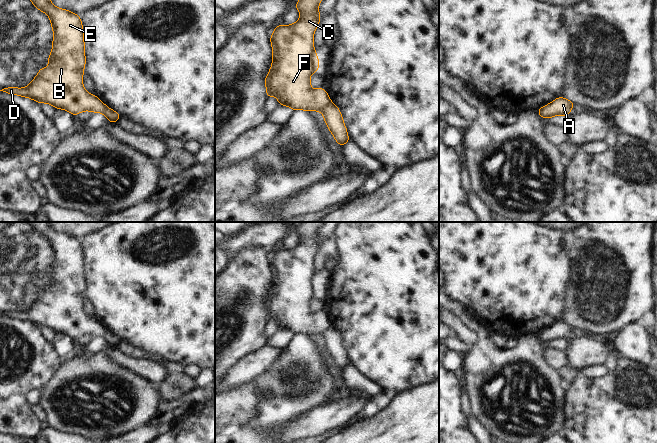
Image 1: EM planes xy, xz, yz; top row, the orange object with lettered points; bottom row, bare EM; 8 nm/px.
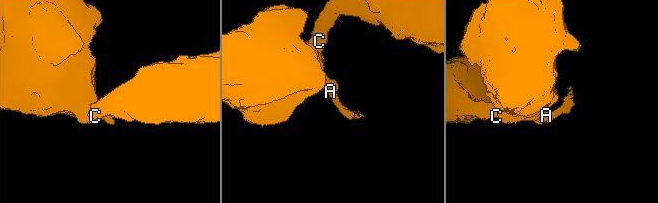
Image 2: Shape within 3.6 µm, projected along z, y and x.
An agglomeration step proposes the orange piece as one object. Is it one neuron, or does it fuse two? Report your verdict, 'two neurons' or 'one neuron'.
two neurons

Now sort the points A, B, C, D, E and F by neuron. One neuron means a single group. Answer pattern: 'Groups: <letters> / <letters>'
Groups: A / B C D E F

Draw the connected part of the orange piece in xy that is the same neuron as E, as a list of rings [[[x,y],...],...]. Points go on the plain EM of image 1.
[[[28,222],[34,230],[49,240],[54,257],[52,275],[48,281],[49,290],[41,292],[37,300],[25,312],[6,311],[0,316],[33,323],[41,327],[48,327],[56,333],[64,333],[74,341],[82,335],[103,337],[106,329],[96,320],[91,319],[83,311],[83,297],[86,287],[83,249],[80,240],[55,231],[50,222]]]

